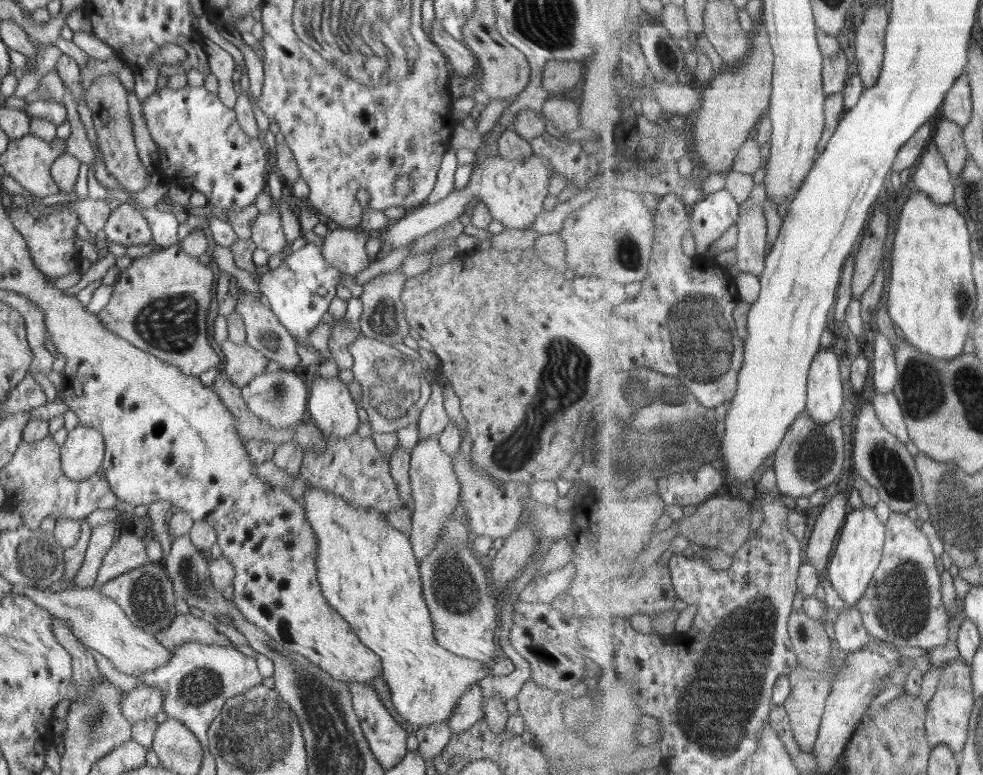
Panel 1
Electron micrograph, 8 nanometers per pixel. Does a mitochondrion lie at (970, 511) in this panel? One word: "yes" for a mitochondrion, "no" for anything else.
yes

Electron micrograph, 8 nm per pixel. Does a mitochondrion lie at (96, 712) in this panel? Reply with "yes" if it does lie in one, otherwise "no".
yes

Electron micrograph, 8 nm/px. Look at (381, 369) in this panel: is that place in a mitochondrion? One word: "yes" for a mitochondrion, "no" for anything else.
yes

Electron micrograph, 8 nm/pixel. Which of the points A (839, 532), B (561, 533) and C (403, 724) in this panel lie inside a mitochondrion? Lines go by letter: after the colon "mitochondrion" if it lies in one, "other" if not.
A: other
B: other
C: other

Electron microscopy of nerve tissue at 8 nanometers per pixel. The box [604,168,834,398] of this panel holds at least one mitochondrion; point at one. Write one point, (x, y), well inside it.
(702, 344)

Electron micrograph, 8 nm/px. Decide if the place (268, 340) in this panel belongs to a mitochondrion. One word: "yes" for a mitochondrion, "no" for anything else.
yes

